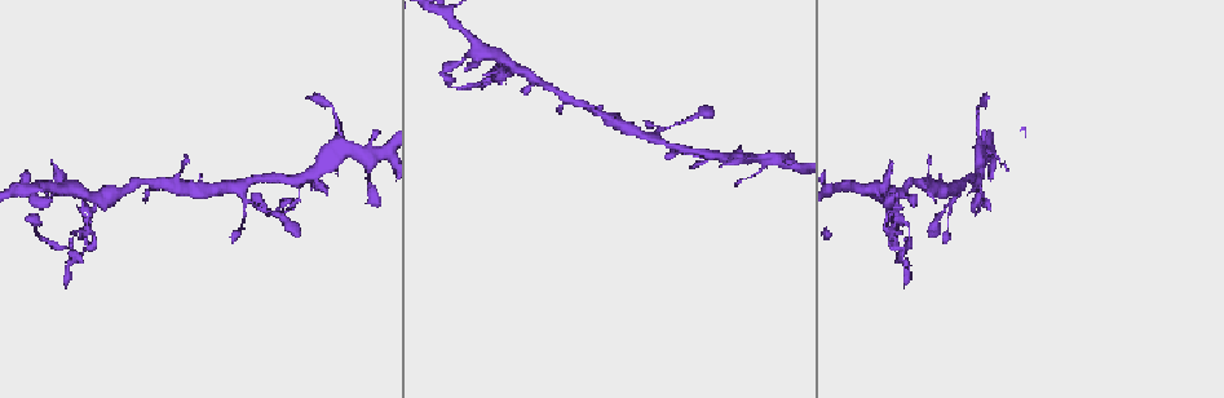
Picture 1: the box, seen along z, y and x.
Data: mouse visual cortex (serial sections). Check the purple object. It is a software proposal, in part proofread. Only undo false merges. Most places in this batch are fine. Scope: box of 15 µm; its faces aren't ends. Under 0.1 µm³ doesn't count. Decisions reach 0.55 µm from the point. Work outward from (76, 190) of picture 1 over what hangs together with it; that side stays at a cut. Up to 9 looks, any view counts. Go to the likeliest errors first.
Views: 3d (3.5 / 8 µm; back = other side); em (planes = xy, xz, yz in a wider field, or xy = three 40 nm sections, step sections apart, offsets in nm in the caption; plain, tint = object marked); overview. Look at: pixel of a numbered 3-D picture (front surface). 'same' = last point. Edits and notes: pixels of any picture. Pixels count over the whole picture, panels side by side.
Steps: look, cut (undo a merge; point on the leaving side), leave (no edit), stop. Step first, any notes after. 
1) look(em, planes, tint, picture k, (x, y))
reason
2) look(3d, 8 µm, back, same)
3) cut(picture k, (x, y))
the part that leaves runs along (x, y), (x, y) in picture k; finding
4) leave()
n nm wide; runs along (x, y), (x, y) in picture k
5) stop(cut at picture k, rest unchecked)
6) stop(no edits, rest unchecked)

look(3d, 3.5 µm, picture 1, (515, 67))
arms part here

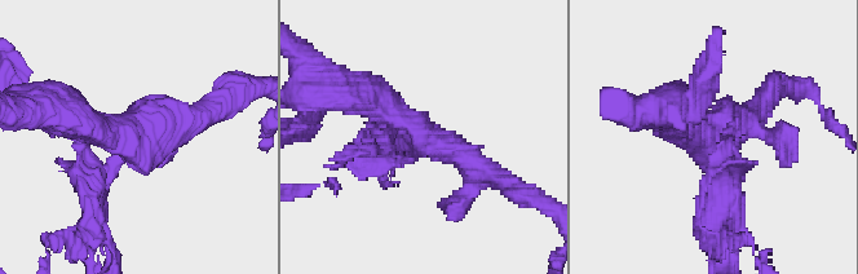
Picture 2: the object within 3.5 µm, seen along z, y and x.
look(em, xy, step 2, tint, picture 2, (717, 136))
3 arms; arms of 150, 350, 400 nm

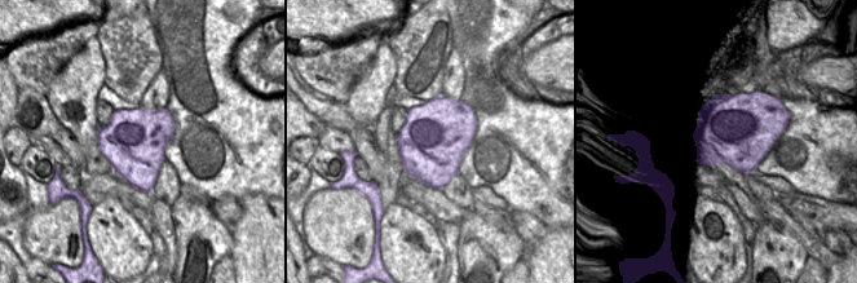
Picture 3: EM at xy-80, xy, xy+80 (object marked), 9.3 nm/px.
cut(picture 2, (728, 172))
the part that leaves runs along (734, 150), (724, 261) in picture 2; a second cell is stuck on

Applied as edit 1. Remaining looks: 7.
look(3d, 8 µm, picture 1, (33, 186))
three arms meet

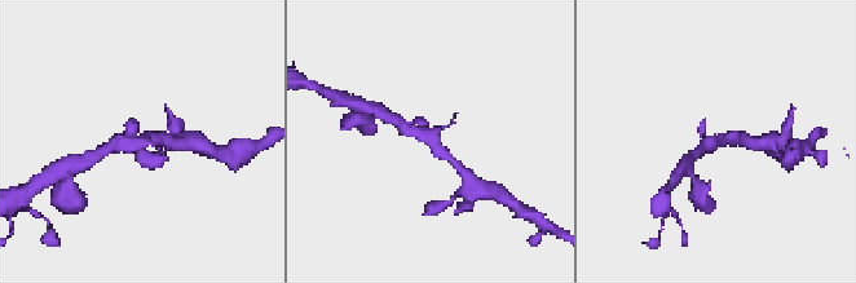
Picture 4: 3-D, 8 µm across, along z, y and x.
look(em, xy, step 3, tint, picture 4, (721, 142))
now the EM

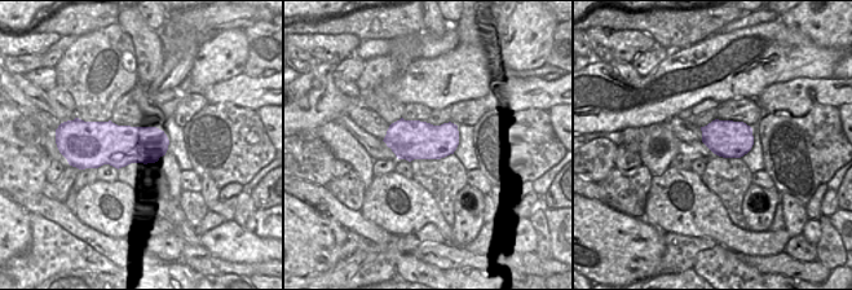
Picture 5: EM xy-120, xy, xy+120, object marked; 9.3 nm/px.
leave()
360 nm wide; runs along (459, 167), (427, 136), (398, 122) in picture 4; one cell here

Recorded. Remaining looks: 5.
look(3d, 8 µm, picture 1, (650, 138))
two arms in line, one across

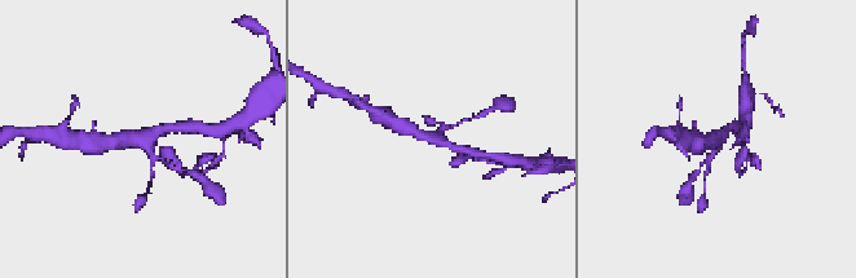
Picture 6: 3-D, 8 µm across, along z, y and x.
look(3d, 3.5 µm, picture 6, (720, 137))
closer look

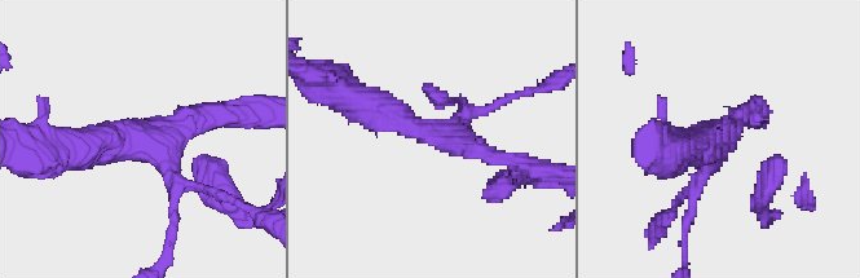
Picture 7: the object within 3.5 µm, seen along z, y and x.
look(em, planes, tint, picture 7, (154, 142))
3 arms; arms of 150, 250, 400 nm

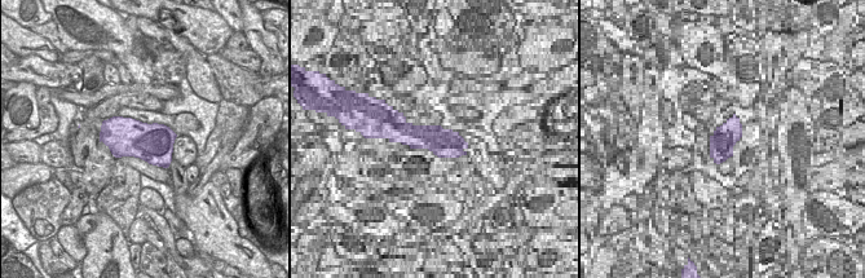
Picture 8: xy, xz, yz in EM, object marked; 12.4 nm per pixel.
leave()
runs along (366, 105), (521, 164) in picture 7; one cell here

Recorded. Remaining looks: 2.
look(em, xy, step 2, tint, picture 1, (709, 155))
abrupt turn

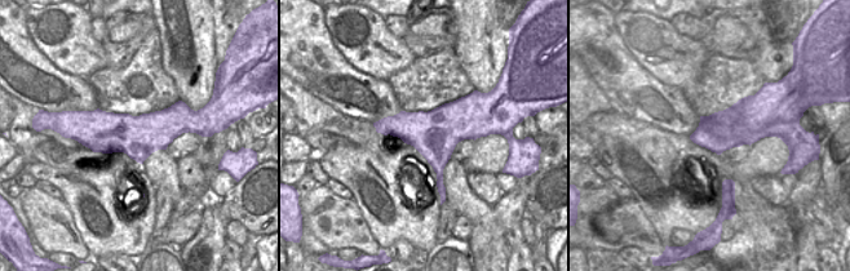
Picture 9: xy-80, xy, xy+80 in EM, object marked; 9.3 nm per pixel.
look(3d, 3.5 µm, same)
see where the arms go

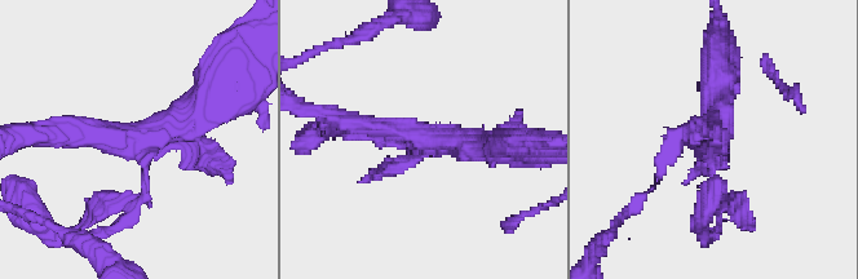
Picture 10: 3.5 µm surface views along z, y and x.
cut(picture 10, (405, 162))
border along (437, 173), (442, 176) in picture 9; two cells meet here

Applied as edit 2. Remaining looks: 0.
stop(cut at picture 2, cut at picture 10, rest unchecked)

